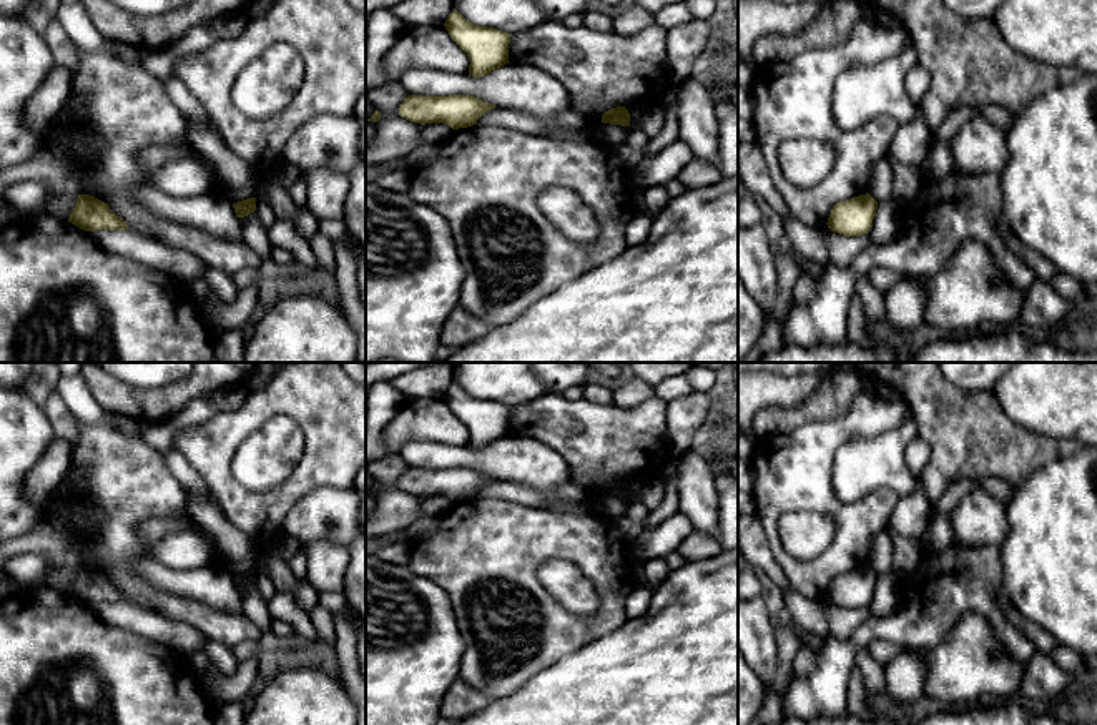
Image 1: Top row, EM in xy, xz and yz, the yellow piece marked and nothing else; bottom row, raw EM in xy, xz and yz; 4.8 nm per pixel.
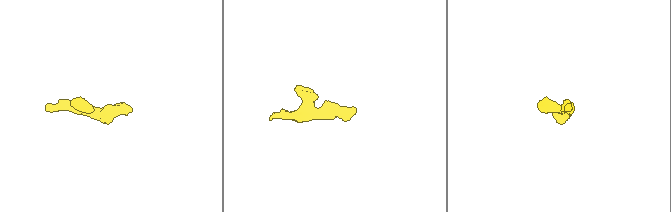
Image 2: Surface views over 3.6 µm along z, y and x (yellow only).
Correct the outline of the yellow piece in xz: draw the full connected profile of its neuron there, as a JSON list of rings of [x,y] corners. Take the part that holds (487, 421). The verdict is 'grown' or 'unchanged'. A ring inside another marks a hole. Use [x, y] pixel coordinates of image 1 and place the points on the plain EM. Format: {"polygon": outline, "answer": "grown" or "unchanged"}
{"polygon": [[[455,381],[444,396],[450,411],[467,426],[469,446],[475,451],[489,447],[509,434],[510,409],[494,399],[479,399],[465,392]]], "answer": "unchanged"}

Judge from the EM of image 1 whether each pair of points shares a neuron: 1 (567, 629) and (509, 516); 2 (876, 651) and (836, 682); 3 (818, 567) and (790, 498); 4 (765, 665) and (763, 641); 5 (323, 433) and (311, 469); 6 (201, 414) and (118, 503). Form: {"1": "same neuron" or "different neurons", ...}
{"1": "same neuron", "2": "different neurons", "3": "same neuron", "4": "same neuron", "5": "same neuron", "6": "different neurons"}

